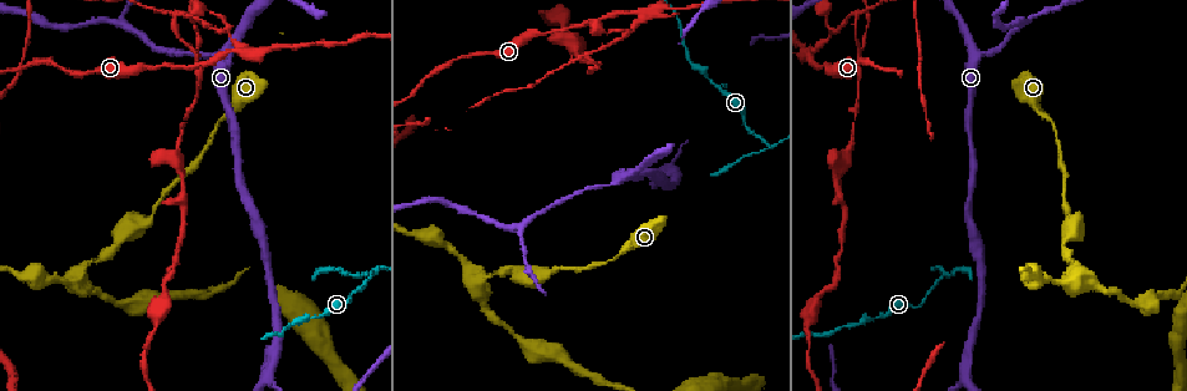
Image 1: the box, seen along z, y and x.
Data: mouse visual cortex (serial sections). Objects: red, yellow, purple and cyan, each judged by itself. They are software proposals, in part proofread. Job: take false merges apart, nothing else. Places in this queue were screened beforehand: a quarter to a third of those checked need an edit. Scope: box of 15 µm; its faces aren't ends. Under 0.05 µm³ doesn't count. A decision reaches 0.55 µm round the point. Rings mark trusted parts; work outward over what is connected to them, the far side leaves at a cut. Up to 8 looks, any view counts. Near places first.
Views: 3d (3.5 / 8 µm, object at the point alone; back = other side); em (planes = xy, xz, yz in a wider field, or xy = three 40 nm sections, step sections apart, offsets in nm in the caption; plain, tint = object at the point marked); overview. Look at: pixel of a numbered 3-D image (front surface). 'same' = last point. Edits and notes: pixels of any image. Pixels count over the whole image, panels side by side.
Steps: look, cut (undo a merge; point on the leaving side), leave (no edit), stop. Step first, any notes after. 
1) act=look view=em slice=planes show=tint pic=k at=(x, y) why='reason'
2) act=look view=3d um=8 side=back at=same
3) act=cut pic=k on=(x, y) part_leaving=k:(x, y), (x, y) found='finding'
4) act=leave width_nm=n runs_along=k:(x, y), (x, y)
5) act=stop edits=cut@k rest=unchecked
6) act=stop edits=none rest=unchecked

act=look view=3d um=3.5 pic=1 at=(237, 53) why='a fork'

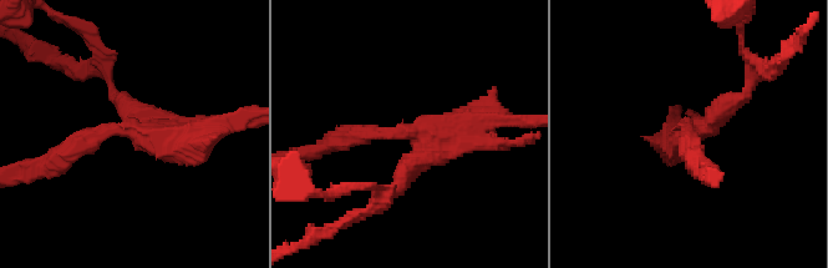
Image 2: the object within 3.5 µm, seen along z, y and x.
act=look view=em slice=xy step=5 show=tint pic=2 at=(134, 131) arms=3 arm_widths_nm=250,250,350

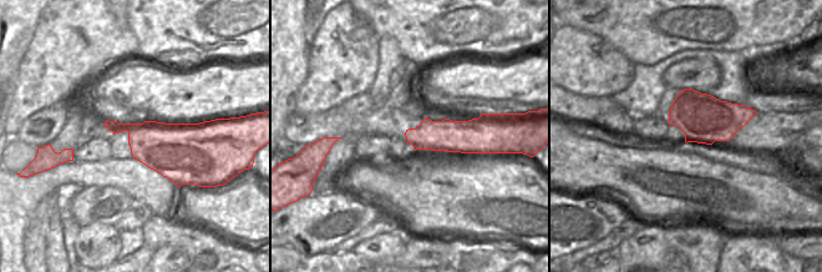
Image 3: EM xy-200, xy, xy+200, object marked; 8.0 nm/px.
act=cut pic=2 on=(404, 171) part_leaving=2:(423, 142), (400, 187), (365, 212) found='two cells meet here'

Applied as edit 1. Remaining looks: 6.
act=look view=3d um=3.5 pic=1 at=(766, 148) why='sharp bend'

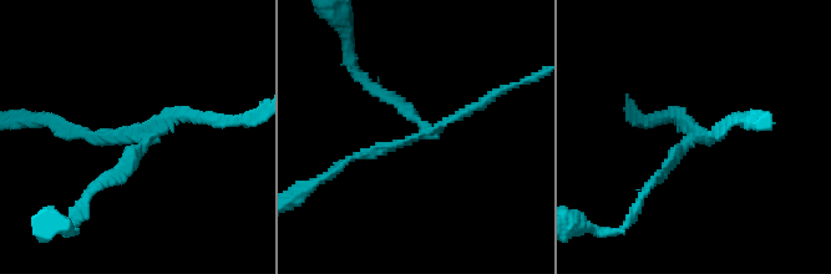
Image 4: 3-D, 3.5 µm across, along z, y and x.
act=look view=em slice=xy step=5 show=tint pic=4 at=(423, 131)

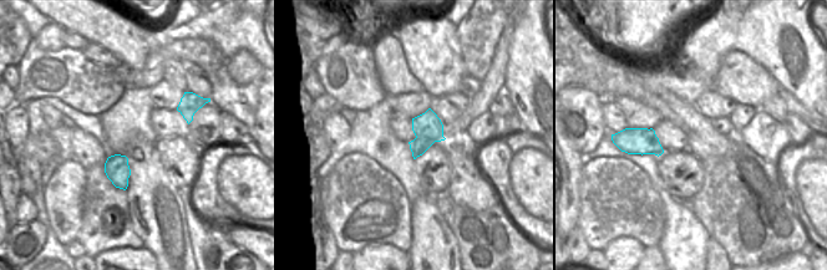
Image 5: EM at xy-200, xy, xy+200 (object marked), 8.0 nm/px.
act=look view=em slice=xy step=3 show=tint at=same

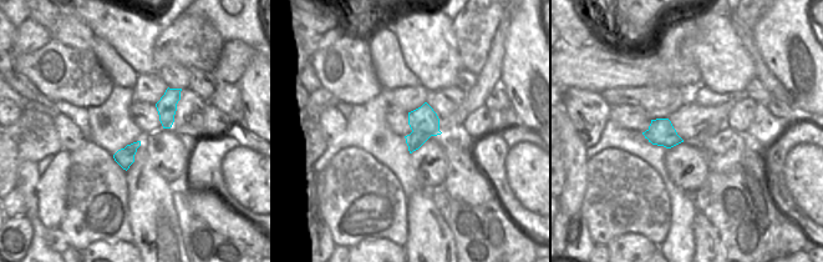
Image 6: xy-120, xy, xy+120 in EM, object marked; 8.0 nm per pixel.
act=cut pic=4 on=(95, 140) part_leaving=4:(137, 138), (34, 120) found='a second cell is stuck on'

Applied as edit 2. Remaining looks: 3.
act=look view=3d um=3.5 pic=1 at=(311, 318) why='thick turns thin'

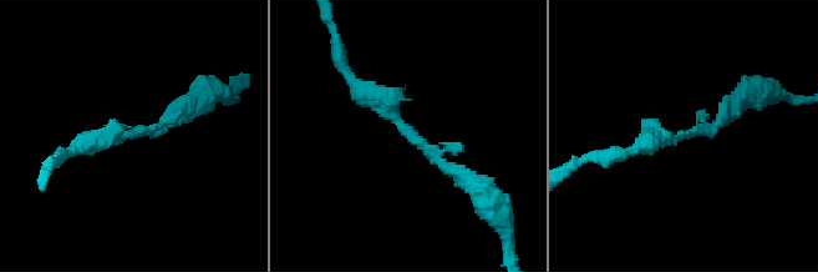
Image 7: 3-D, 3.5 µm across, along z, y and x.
act=look view=em slice=xy step=2 show=tint pic=7 at=(132, 134) why='need the tissue'

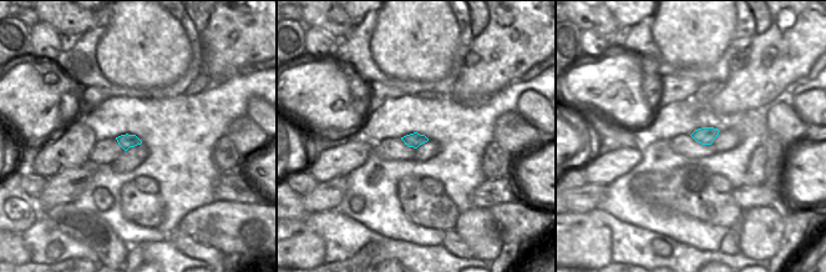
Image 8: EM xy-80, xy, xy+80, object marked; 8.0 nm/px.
act=look view=em slice=xy step=1 show=tint at=same

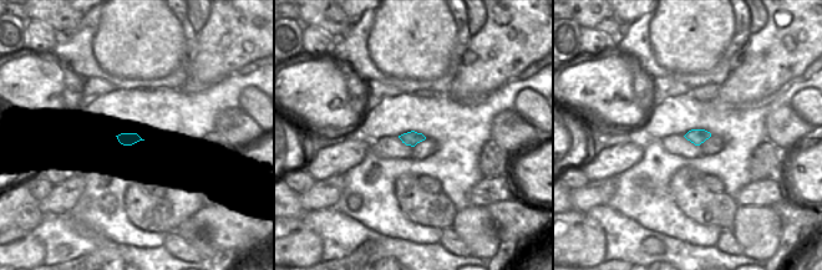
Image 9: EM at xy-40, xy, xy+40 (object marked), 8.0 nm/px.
act=leave width_nm=120 runs_along=7:(473, 185), (354, 80) found='all the same cell'

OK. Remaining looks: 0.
act=stop edits=cut@2,cut@4 rest=unchecked

